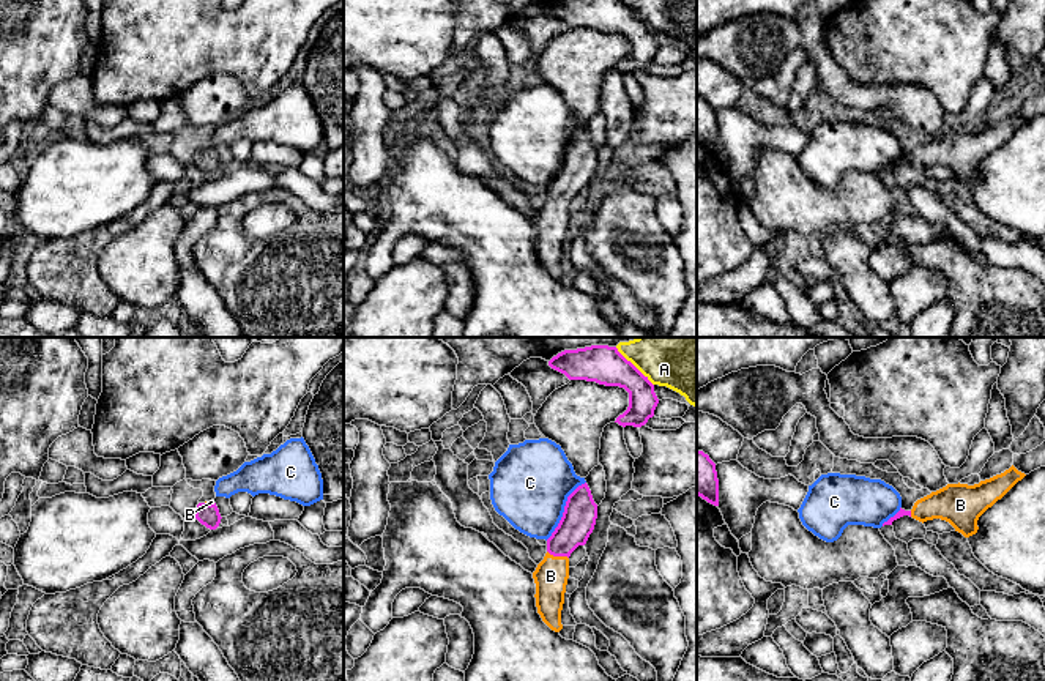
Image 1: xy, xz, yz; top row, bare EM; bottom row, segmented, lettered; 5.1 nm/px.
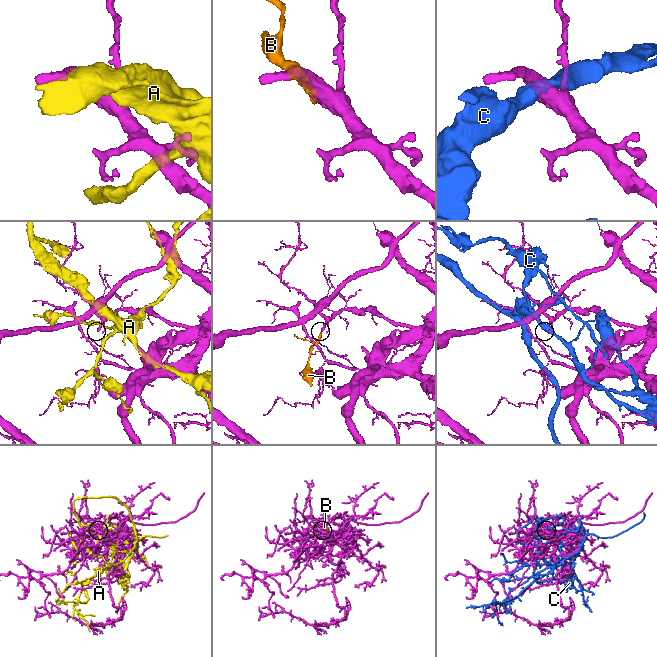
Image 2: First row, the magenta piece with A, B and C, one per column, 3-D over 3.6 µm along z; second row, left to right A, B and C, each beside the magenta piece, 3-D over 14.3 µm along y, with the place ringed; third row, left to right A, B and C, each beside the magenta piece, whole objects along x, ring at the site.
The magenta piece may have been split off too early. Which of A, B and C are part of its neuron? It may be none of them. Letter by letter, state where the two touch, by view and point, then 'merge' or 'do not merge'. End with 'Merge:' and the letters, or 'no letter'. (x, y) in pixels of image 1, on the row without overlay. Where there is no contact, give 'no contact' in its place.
A: xz (637, 16) | do not merge
B: xz (558, 202) | merge
C: xz (565, 156) | do not merge
Merge: B

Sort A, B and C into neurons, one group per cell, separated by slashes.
A / B / C

